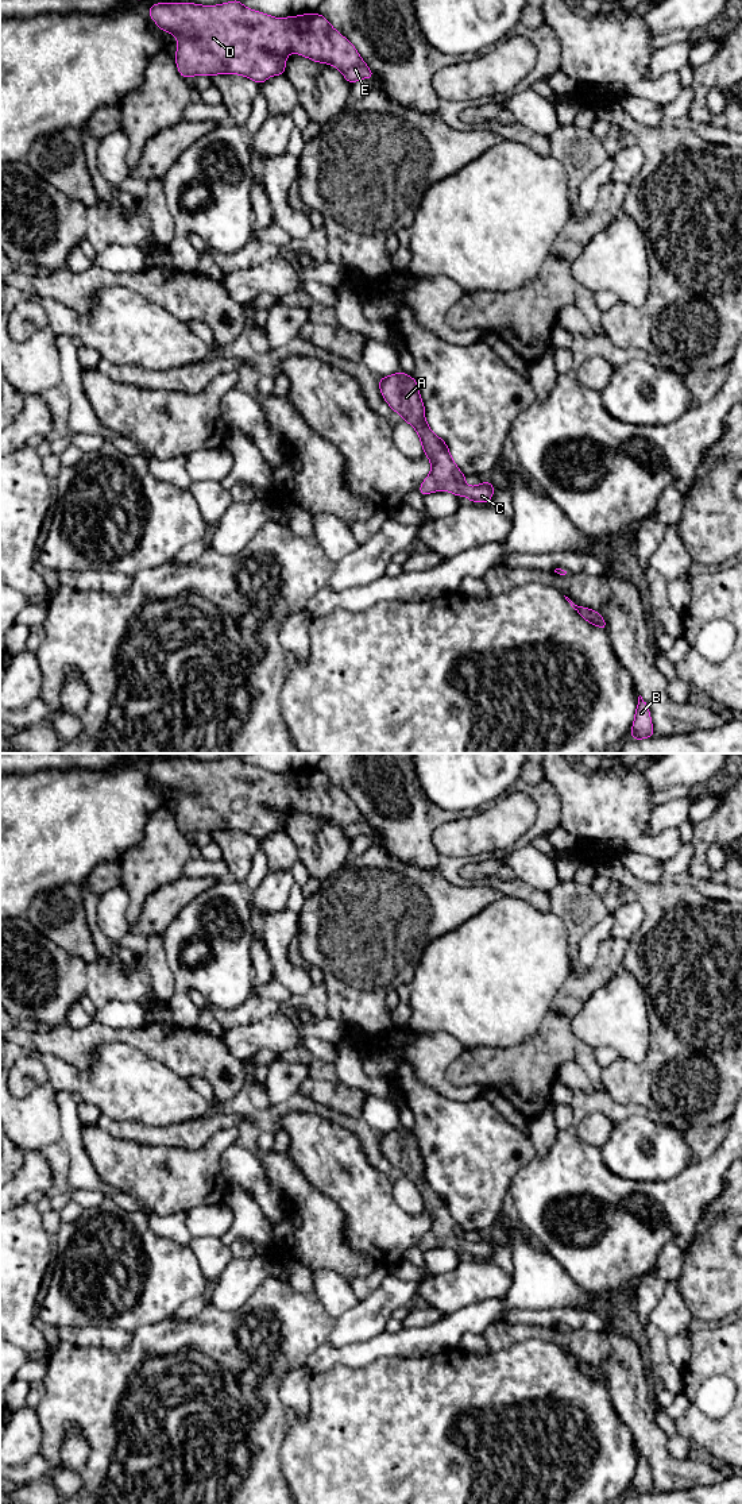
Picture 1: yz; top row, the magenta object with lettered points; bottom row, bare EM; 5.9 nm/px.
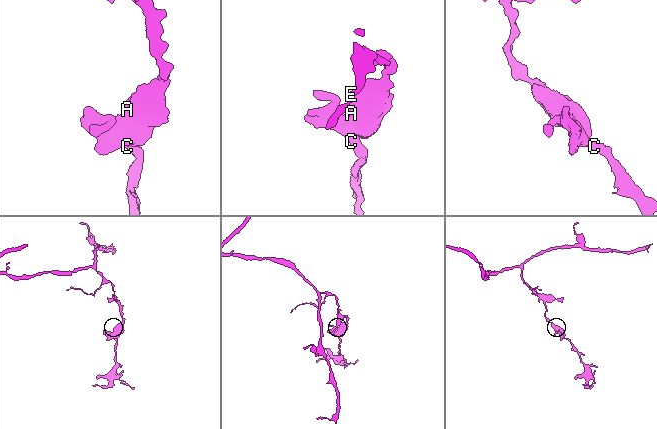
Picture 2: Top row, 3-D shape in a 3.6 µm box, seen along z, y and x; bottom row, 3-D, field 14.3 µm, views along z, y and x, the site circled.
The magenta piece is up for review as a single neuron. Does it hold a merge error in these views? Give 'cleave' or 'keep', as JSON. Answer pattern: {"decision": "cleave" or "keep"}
{"decision": "keep"}

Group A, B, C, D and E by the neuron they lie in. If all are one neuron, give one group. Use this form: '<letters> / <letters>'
A B C D E

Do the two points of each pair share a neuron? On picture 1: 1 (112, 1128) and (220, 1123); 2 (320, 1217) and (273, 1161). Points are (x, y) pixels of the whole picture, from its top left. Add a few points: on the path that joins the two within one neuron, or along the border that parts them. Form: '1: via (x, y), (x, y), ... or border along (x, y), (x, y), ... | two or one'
1: via (139, 1133), (193, 1134) | one
2: via (312, 1203), (285, 1175) | one

